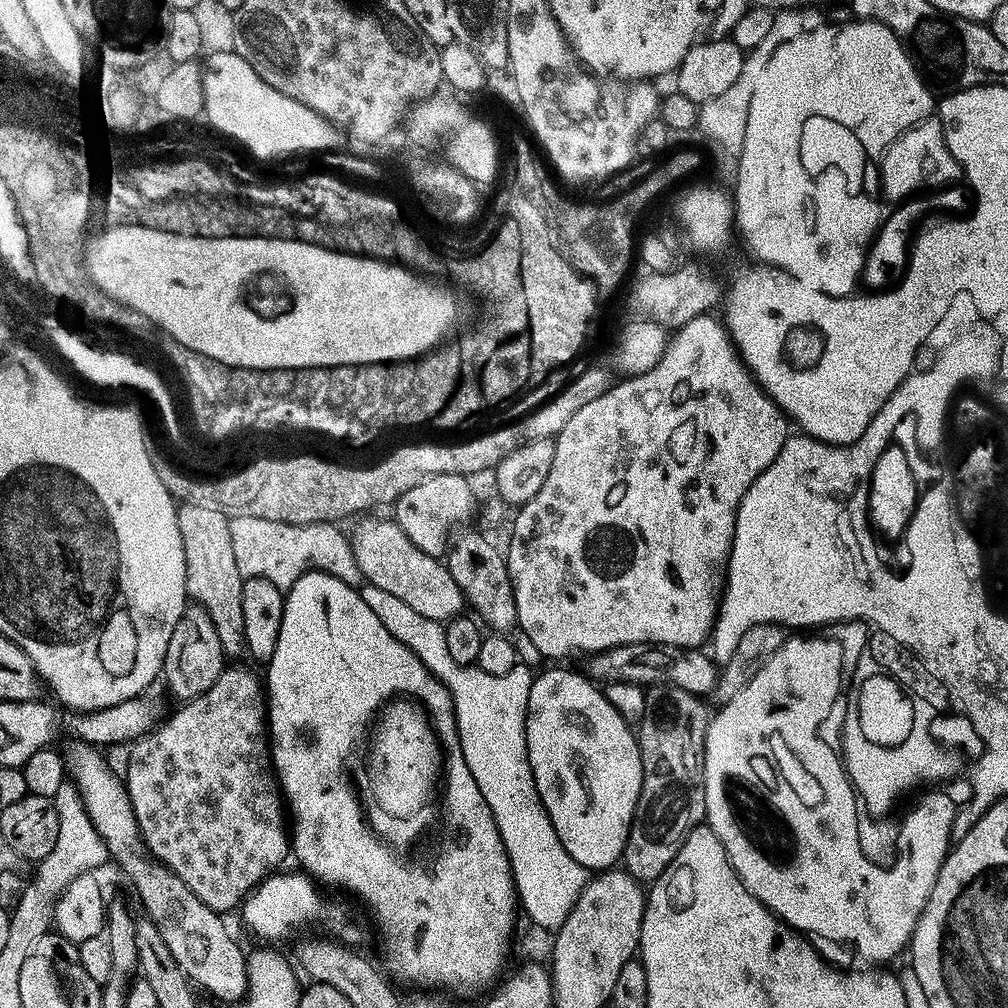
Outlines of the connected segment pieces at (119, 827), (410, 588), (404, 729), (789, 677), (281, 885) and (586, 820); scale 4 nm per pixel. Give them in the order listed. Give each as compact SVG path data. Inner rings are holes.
M76 742L76 745L66 752L66 772L79 790L80 797L83 798L86 810L90 814L90 822L94 822L94 830L98 830L98 834L102 834L102 842L106 842L106 850L111 863L118 864L128 875L144 906L143 913L158 928L163 941L166 942L167 949L174 956L174 961L178 962L178 966L189 981L197 989L205 988L210 995L217 996L220 1000L229 1000L229 1002L241 1000L244 991L248 988L248 961L245 949L240 949L239 942L232 937L231 930L224 925L225 917L221 913L210 910L210 906L206 906L206 902L202 902L202 898L198 898L198 894L194 894L194 890L190 890L190 886L186 886L186 882L178 878L178 874L174 874L165 864L150 855L148 847L144 845L144 840L140 837L140 827L132 809L132 802L128 797L128 785L121 777L119 780L112 773L111 766L104 761L104 756L100 752L103 751L99 747Z
M394 519L366 521L356 533L351 533L350 543L365 581L394 594L394 598L402 598L422 618L447 622L465 611L464 595L458 590L458 582L454 582L447 563L420 550Z
M410 700L391 701L383 709L375 728L376 732L372 740L368 760L368 782L370 784L370 794L379 808L377 811L389 819L404 820L410 817L410 819L413 819L425 811L423 809L431 800L435 788L437 791L442 772L440 741L437 739L431 721L423 712L423 709Z
M792 634L785 639L784 644L778 650L778 654L774 654L774 658L770 658L770 662L766 662L768 668L762 666L762 670L758 670L758 674L754 674L754 678L750 678L748 687L744 691L734 694L734 698L723 701L719 705L720 709L715 709L714 715L708 721L708 729L704 735L704 789L706 790L706 824L707 827L714 830L714 834L722 842L722 846L728 855L730 866L738 874L738 878L746 886L746 890L750 890L750 894L754 894L754 898L758 898L758 902L762 902L779 920L789 924L791 928L795 928L801 934L807 934L809 937L817 938L821 936L824 940L837 940L840 944L849 944L850 947L856 948L856 952L864 960L892 960L900 951L907 949L912 943L912 935L916 929L918 918L922 914L922 910L926 906L926 902L930 898L930 890L934 890L934 882L938 878L938 870L942 866L944 859L948 857L950 845L953 843L952 827L954 820L958 815L957 801L951 796L942 794L940 796L924 796L924 800L920 800L920 804L916 804L916 808L912 808L912 812L908 812L908 820L904 820L904 829L900 831L900 841L896 848L896 864L892 864L892 868L876 868L876 864L870 862L870 856L875 860L884 860L884 856L880 856L880 852L876 852L876 844L860 844L860 836L856 836L856 816L852 816L852 791L848 788L848 780L844 780L844 772L840 772L840 764L836 764L836 756L832 756L832 752L828 752L828 748L824 748L824 744L820 744L820 740L816 740L816 724L820 724L820 716L824 716L824 712L828 712L828 704L832 704L832 696L836 696L836 684L840 684L840 647L828 641L828 636L816 636L820 634Z
M300 870L284 871L267 876L243 902L244 920L258 939L284 940L307 924L317 924L328 931L325 933L330 934L332 940L347 946L360 946L358 944L368 936L368 924L364 921L365 913L355 903L344 905L340 900L327 900L320 893L321 885L311 876Z
M552 666L549 672L544 672L533 679L530 686L530 698L528 699L528 713L526 714L526 746L528 747L528 757L530 758L530 770L534 774L534 782L538 786L538 794L542 806L546 806L546 814L550 814L550 822L554 822L554 830L558 834L558 842L566 846L566 854L574 858L584 868L589 870L608 870L612 864L621 859L624 855L626 838L634 818L634 810L638 802L638 794L642 790L642 758L640 757L640 742L633 725L618 714L614 706L604 697L603 691L583 671L571 672L564 666Z

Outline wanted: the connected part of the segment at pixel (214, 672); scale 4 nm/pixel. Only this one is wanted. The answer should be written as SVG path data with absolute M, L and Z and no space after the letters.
M192 602L185 607L178 618L178 626L174 626L174 634L170 634L170 646L166 646L166 658L162 669L162 680L177 696L177 701L187 702L206 694L214 682L224 673L226 657L222 650L222 642L218 640L218 630L203 606Z

